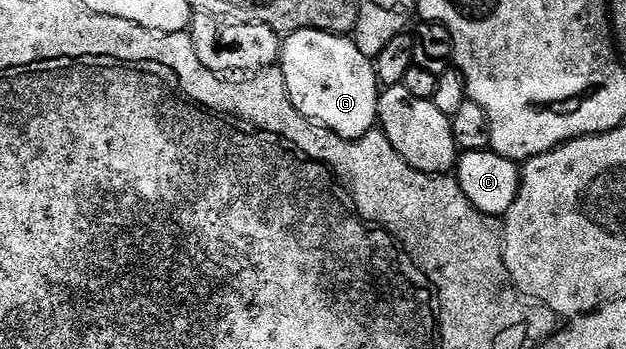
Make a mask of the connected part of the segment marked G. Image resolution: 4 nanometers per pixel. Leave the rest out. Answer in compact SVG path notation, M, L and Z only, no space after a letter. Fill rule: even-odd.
M301 29L282 40L278 66L283 68L289 101L293 101L297 113L306 119L318 123L320 127L328 127L343 139L359 139L365 133L376 130L381 94L379 78L373 60L357 49L354 38L317 29Z

